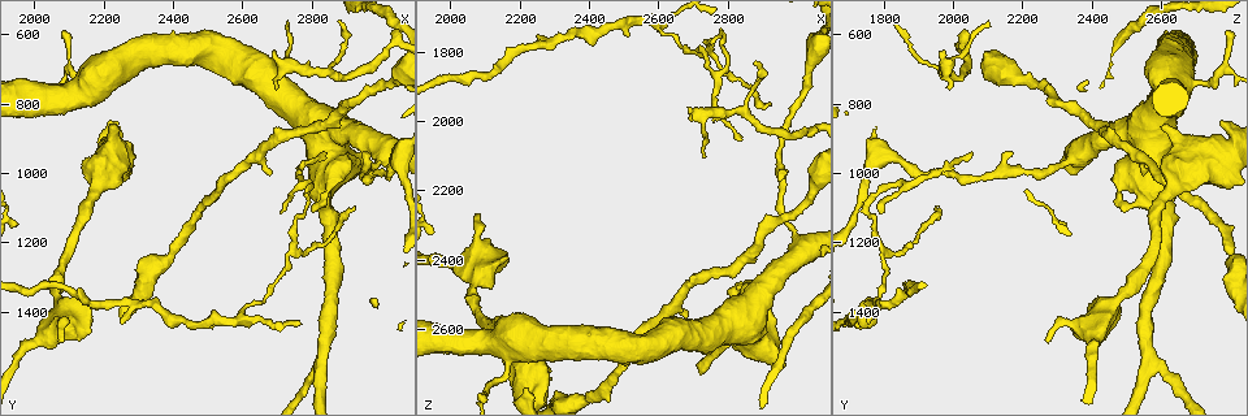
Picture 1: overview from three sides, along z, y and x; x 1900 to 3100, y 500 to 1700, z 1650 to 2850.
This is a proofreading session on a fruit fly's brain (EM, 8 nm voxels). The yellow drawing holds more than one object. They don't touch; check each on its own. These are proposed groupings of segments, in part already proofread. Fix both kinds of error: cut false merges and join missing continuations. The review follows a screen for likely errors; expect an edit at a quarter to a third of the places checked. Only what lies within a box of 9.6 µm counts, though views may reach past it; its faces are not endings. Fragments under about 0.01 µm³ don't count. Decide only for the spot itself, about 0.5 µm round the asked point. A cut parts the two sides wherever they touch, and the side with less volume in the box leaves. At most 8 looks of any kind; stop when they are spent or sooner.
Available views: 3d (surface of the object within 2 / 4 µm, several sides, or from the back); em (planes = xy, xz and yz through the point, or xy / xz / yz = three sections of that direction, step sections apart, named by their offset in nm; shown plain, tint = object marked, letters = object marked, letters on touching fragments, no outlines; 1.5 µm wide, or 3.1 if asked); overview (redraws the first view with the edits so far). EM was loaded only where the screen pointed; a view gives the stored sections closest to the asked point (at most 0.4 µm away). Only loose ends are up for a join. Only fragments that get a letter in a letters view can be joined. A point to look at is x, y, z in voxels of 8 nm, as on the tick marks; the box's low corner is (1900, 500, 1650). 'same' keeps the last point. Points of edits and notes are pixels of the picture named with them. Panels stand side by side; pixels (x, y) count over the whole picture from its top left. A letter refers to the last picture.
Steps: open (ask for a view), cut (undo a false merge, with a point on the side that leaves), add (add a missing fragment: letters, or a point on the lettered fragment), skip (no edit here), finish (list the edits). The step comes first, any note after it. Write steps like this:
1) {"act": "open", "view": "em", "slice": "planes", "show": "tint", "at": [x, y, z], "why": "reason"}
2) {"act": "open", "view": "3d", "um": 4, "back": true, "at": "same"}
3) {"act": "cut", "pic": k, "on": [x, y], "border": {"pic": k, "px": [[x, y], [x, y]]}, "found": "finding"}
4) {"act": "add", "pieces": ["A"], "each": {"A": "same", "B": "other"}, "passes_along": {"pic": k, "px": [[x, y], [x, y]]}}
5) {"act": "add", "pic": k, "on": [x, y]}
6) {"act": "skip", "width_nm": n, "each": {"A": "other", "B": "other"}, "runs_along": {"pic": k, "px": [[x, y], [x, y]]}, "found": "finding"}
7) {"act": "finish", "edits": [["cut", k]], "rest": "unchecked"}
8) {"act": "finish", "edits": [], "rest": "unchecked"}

{"act": "open", "view": "em", "slice": "planes", "show": "letters", "at": [2920, 1100, 1950], "why": "branch stops here"}

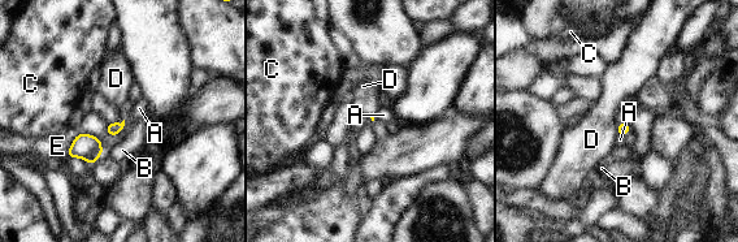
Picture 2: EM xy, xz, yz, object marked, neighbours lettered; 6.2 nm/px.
{"act": "skip", "longest_contact_nm": ["E", 170], "each": {"A": "other", "B": "other", "C": "other", "D": "other", "E": "other"}, "border": {"pic": 2, "px": [[616, 126], [617, 133]]}, "found": "no lettered fragment goes on from it"}

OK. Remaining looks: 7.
{"act": "open", "view": "em", "slice": "planes", "show": "letters", "at": [2220, 870, 2600]}

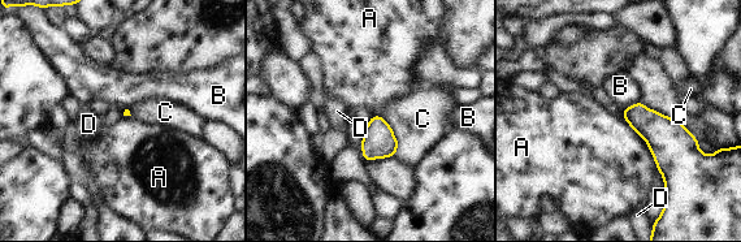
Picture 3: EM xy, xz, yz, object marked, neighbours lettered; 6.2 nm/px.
{"act": "skip", "each": {"A": "other", "B": "other", "C": "other", "D": "other"}, "border": {"pic": 3, "px": [[648, 147], [658, 169]]}, "found": "none of them fits"}

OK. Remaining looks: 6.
{"act": "open", "view": "em", "slice": "xy", "step": 8, "show": "tint", "at": [2110, 700, 2790], "why": "abrupt turn"}

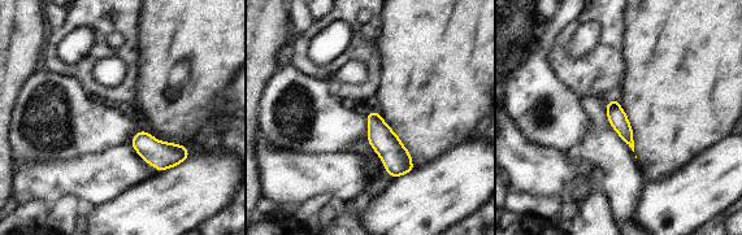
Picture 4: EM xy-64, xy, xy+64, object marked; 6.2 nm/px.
{"act": "open", "view": "em", "slice": "planes", "show": "letters", "at": "same", "why": "cut it another way"}

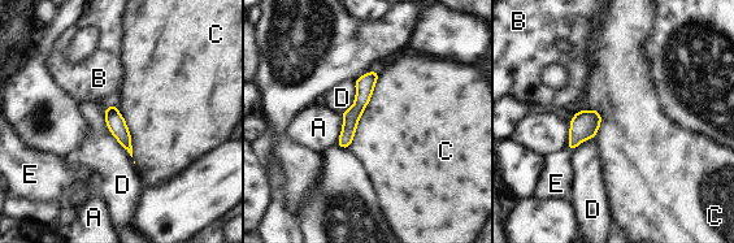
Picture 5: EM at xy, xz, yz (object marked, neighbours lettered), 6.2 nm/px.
{"act": "skip", "each": {"A": "other", "B": "other", "C": "other", "D": "other", "E": "other"}, "runs_along": {"pic": 5, "px": [[374, 74], [364, 85], [344, 144]]}, "found": "one neuron here"}

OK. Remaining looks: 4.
{"act": "finish", "edits": [], "rest": "unchecked"}

